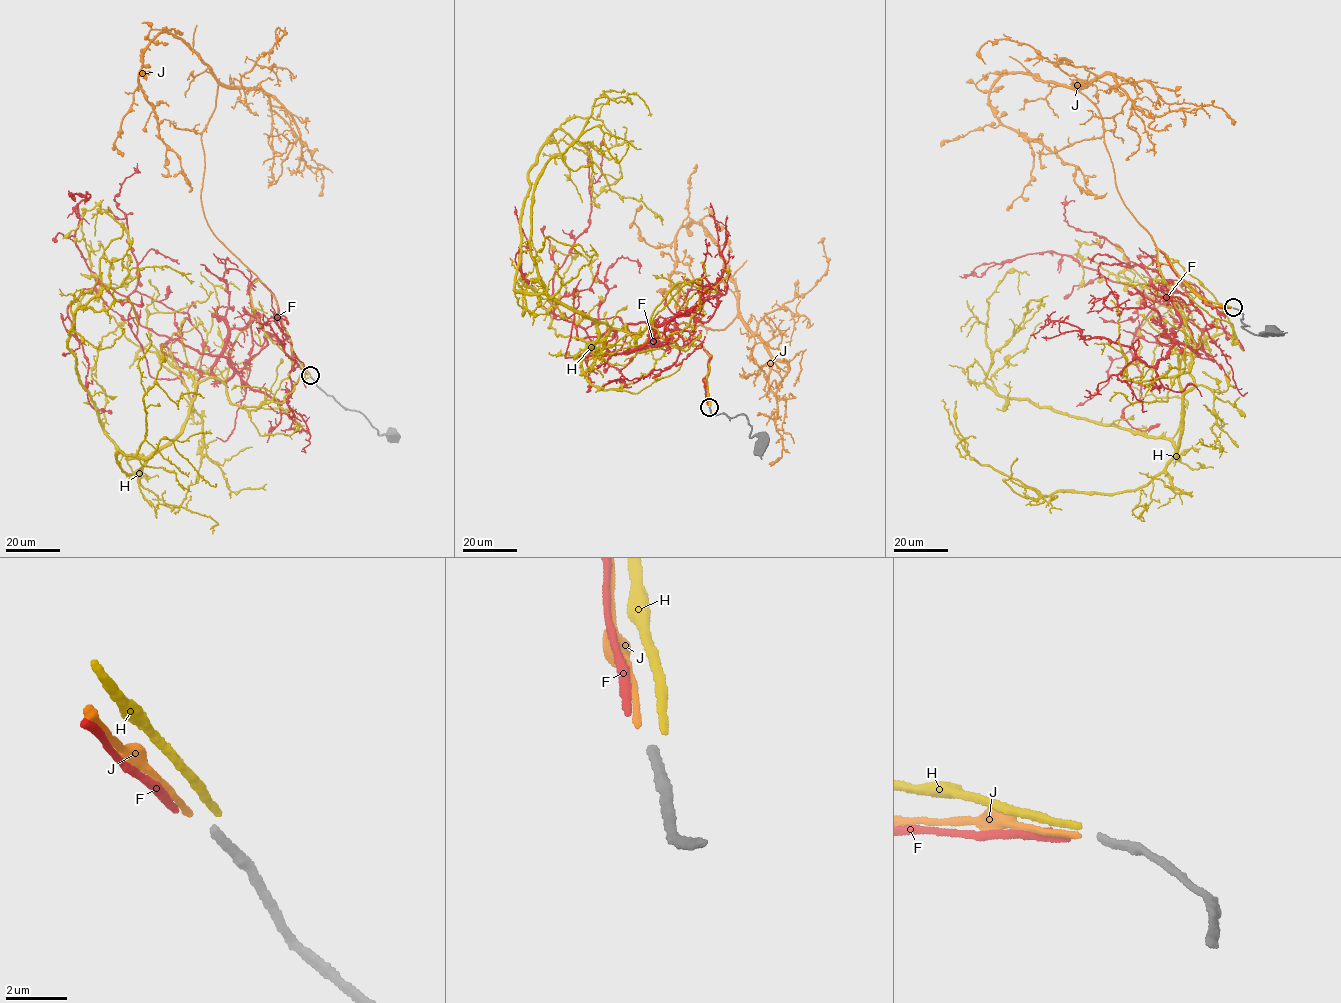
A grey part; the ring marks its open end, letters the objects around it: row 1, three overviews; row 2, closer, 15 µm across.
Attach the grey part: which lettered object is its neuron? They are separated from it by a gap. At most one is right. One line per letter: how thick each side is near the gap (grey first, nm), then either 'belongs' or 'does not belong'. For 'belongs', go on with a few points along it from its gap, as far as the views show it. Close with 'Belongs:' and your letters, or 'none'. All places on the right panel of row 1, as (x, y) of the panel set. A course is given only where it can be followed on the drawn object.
F: calibres 280 and 240 nm; does not belong
H: calibres 280 and 220 nm; does not belong
J: calibres 280 and 190 nm; does not belong
Belongs: none

